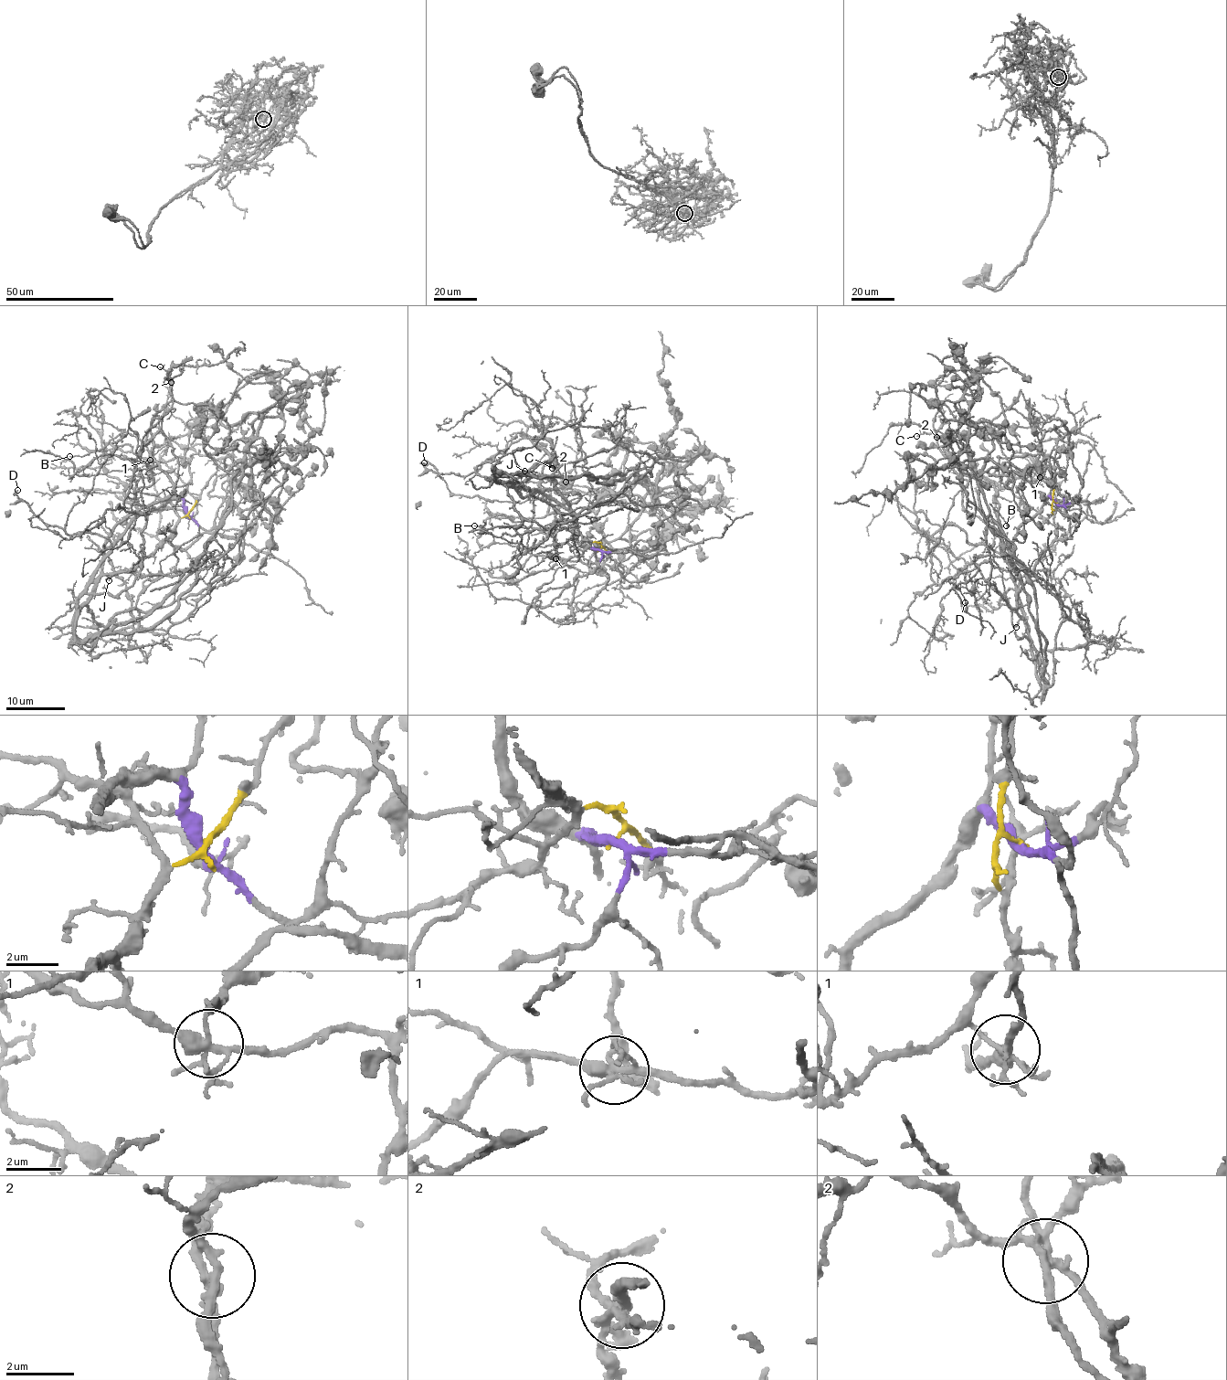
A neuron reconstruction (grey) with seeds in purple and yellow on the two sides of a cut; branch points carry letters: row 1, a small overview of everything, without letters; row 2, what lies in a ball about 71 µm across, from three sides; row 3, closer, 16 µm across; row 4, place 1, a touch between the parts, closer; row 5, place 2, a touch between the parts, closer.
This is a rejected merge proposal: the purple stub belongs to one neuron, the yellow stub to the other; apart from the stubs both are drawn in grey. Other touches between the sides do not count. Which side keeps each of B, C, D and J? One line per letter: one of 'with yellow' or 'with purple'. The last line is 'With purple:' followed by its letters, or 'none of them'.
B: with purple
C: with purple
D: with purple
J: with yellow
With purple: B, C, D

